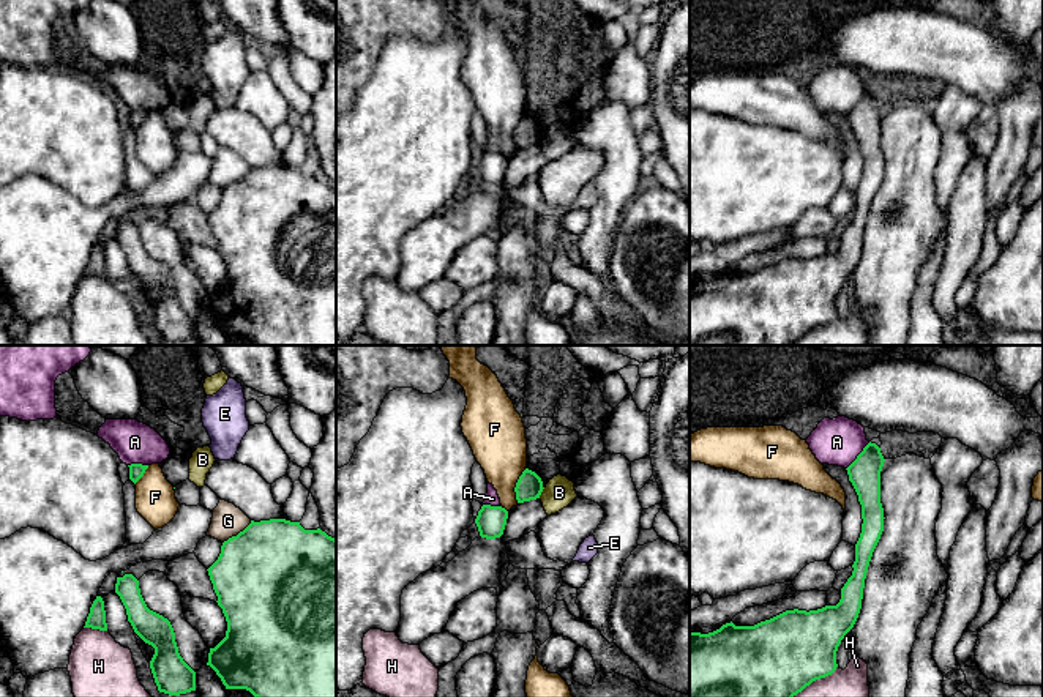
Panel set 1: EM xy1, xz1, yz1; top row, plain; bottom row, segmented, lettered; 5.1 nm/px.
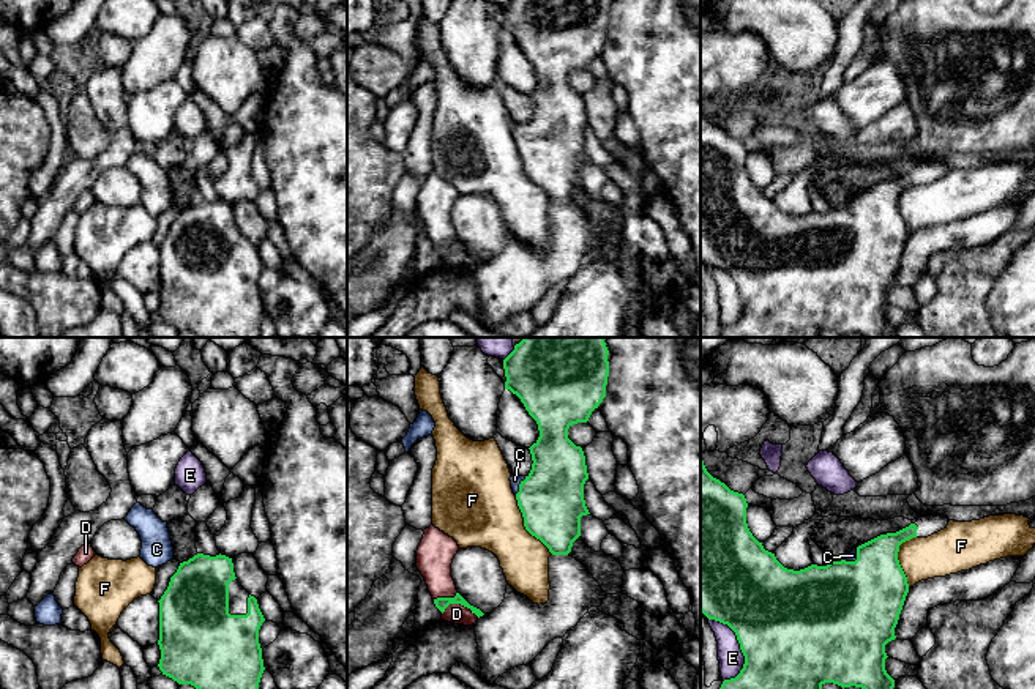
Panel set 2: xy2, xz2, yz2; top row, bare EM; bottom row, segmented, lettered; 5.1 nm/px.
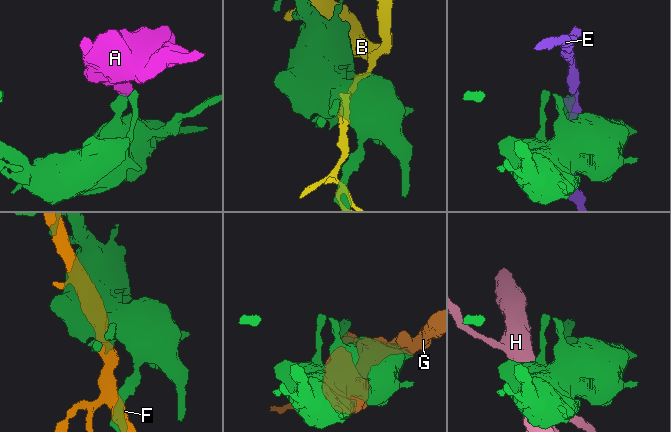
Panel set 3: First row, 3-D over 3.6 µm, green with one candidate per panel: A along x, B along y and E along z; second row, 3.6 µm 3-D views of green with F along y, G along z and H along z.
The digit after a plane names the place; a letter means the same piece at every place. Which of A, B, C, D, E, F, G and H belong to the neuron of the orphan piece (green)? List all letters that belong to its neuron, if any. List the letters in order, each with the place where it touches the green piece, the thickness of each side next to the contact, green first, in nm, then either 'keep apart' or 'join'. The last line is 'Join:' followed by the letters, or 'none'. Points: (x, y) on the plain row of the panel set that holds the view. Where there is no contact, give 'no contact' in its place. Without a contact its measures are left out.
A: meets green in yz1 at (857, 103); 160 nm thick on the green side, 240 nm on the other; keep apart
B: meets green in xz1 at (542, 137); 140 nm thick on the green side, 160 nm on the other; keep apart
C: meets green in xz2 at (519, 133); 340 nm thick on the green side, 50 nm on the other; join
D: meets green in xz2 at (461, 251); 60 nm thick on the green side, 100 nm on the other; keep apart
E: meets green in yz2 at (739, 289); 500 nm thick on the green side, 130 nm on the other; keep apart
F: meets green in xz2 at (524, 172); 340 nm thick on the green side, 380 nm on the other; keep apart
G: meets green in xy1 at (239, 180); 500 nm thick on the green side, 170 nm on the other; keep apart
H: meets green in xy1 at (95, 275); 100 nm thick on the green side, 340 nm on the other; keep apart
Join: C

